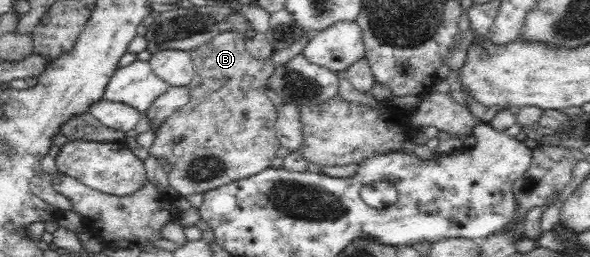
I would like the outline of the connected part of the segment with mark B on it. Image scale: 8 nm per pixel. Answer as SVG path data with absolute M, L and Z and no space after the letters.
M228 30L189 51L195 69L188 85L190 103L160 123L154 143L148 150L149 155L156 157L164 167L169 183L178 196L204 193L214 187L256 175L270 167L276 151L281 147L275 132L277 108L266 95L266 81L274 73L275 67L272 56L280 49L273 49L268 59L256 59L246 51L244 41L242 34Z

